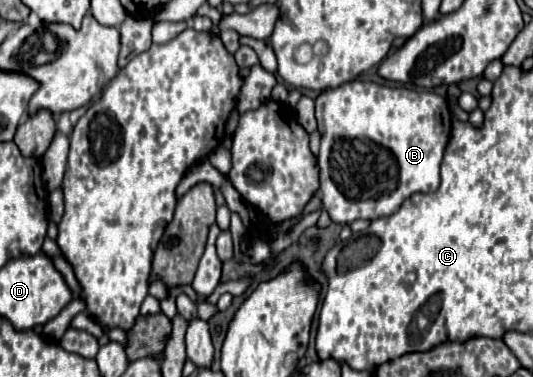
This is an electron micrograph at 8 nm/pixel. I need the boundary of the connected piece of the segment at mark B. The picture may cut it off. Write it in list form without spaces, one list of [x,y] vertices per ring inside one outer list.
[[[347,81],[339,87],[327,89],[323,93],[317,95],[315,99],[315,117],[319,123],[319,133],[321,133],[321,151],[319,151],[319,191],[323,197],[323,209],[329,213],[331,221],[347,225],[353,223],[355,219],[379,219],[385,215],[393,215],[395,211],[399,211],[399,207],[415,193],[431,193],[439,187],[439,165],[443,159],[443,151],[445,145],[449,141],[449,133],[451,133],[451,117],[449,117],[449,109],[447,109],[447,101],[445,97],[439,97],[437,93],[429,93],[429,91],[413,91],[413,89],[405,89],[405,87],[387,87],[387,85],[379,85],[373,81]]]

